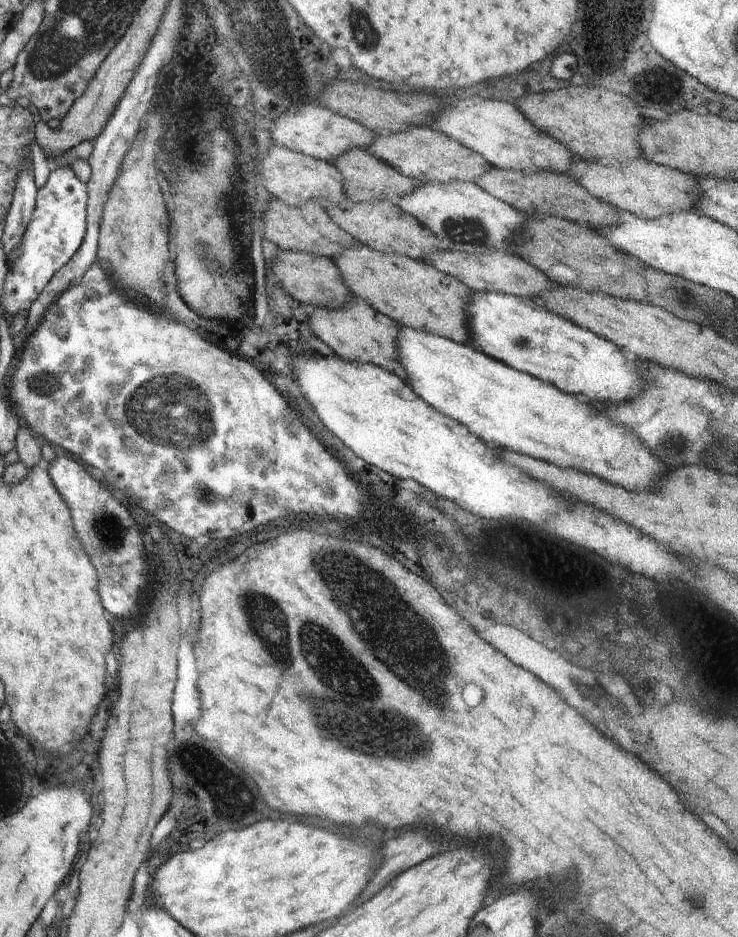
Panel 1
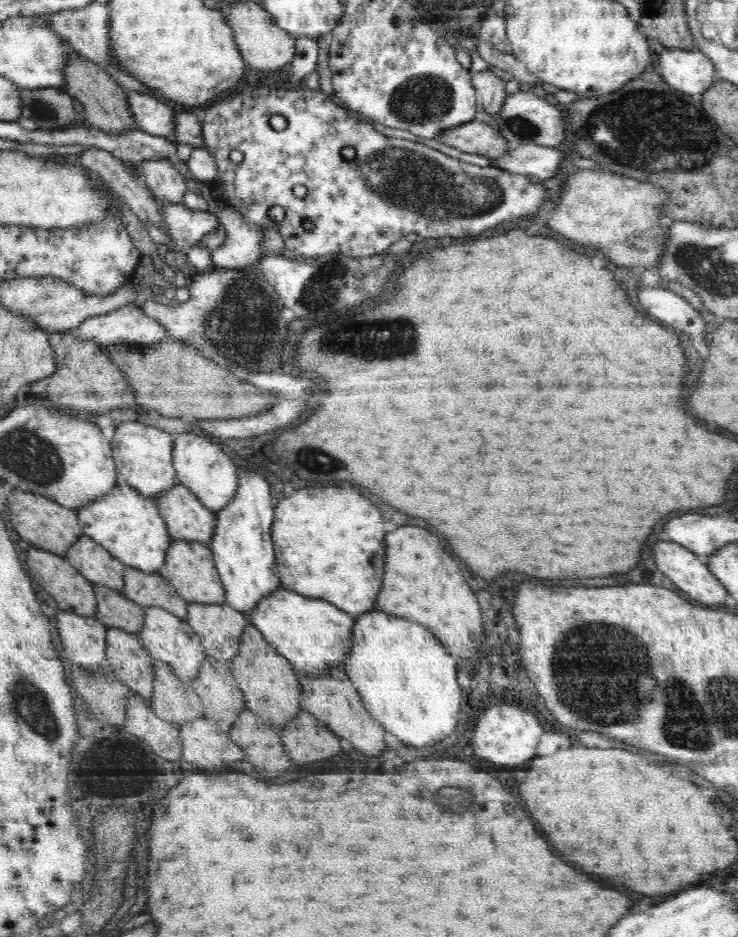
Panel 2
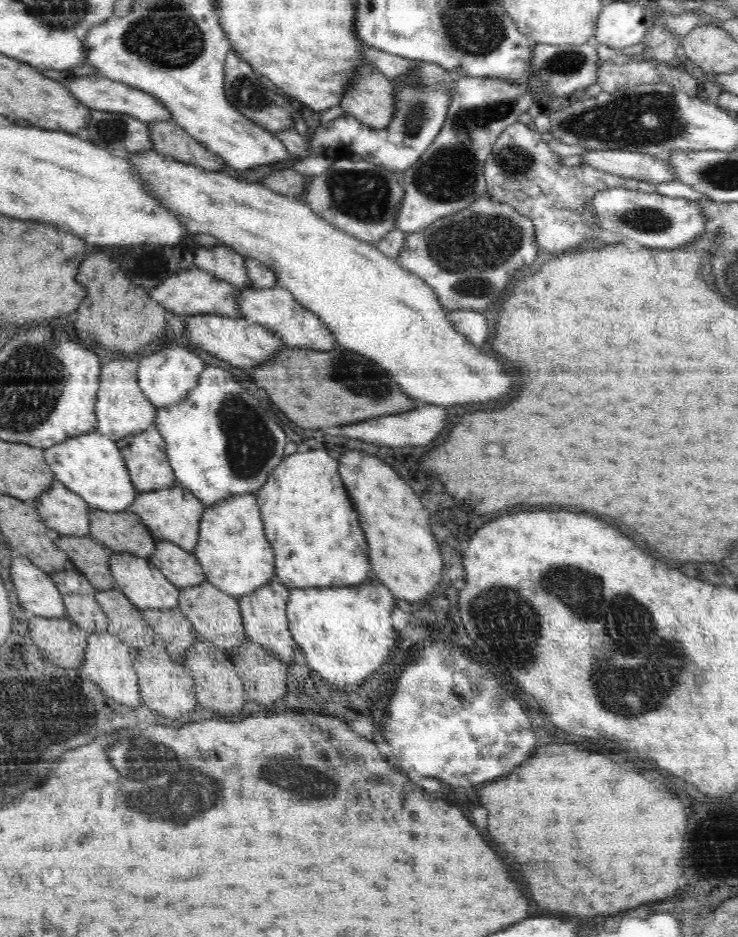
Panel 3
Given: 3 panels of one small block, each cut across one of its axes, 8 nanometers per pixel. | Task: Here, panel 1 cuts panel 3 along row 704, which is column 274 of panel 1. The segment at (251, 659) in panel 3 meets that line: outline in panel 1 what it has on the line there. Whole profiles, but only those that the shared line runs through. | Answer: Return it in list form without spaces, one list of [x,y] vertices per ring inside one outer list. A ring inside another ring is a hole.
[[[286,251],[283,258],[277,258],[273,271],[281,279],[284,289],[302,304],[314,307],[344,307],[349,300],[356,300],[354,294],[345,285],[338,267],[328,257],[316,256],[300,251]]]

